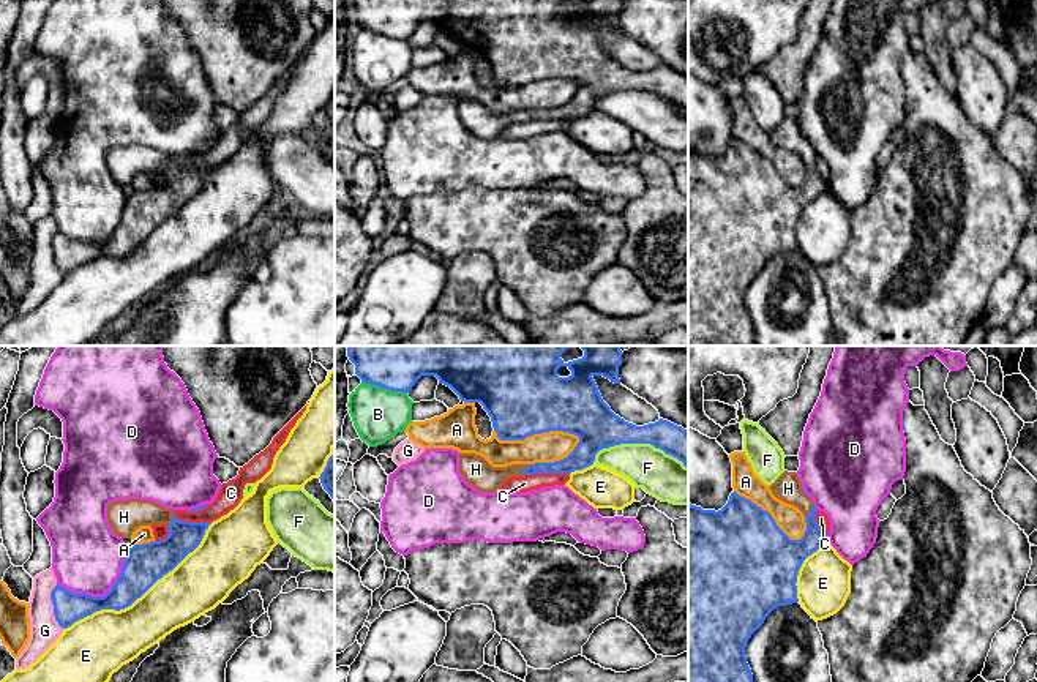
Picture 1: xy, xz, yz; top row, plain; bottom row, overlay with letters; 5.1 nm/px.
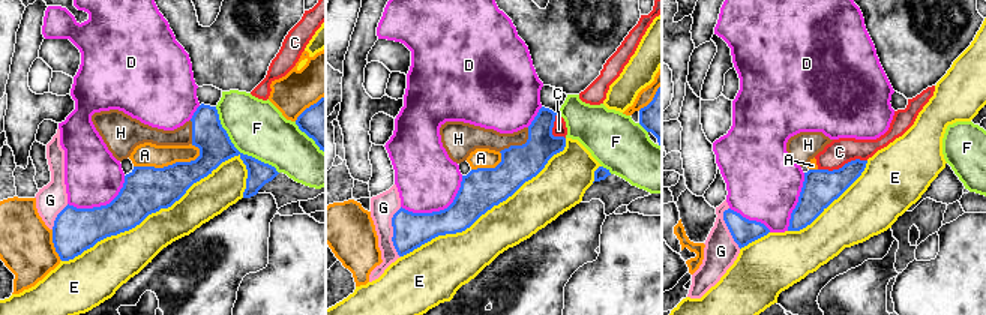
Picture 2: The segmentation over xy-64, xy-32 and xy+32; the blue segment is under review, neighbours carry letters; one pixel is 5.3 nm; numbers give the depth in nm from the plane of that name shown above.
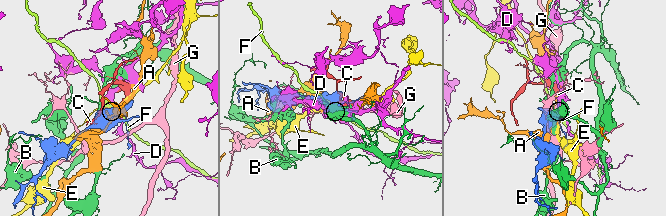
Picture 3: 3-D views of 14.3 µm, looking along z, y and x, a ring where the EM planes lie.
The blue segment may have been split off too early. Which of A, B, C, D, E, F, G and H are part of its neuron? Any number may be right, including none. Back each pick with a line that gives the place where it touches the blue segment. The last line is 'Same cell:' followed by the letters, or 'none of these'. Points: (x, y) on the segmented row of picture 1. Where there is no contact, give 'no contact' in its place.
H: meets blue in xz at (523, 469)
Same cell: H

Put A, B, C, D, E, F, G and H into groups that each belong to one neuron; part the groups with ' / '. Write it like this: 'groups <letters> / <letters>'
groups A / B / C / D / E / F / G / H

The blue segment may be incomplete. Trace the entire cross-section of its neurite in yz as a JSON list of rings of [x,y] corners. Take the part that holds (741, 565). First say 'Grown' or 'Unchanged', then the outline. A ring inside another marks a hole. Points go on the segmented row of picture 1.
Grown. [[[784,470],[769,488],[777,499],[803,513],[807,530],[800,540],[791,540],[769,512],[736,491],[718,512],[702,510],[688,502],[688,682],[753,682],[745,657],[748,639],[775,608],[799,601],[796,586],[799,570],[827,538],[816,523],[818,508],[796,472]]]

